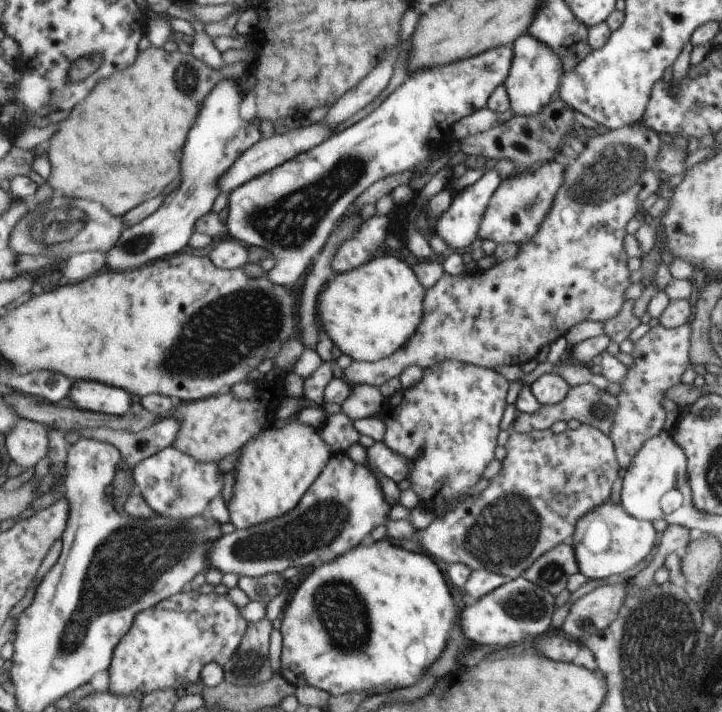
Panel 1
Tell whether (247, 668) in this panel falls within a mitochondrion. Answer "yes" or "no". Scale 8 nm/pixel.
yes

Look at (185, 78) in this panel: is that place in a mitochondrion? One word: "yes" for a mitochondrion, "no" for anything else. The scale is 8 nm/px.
yes

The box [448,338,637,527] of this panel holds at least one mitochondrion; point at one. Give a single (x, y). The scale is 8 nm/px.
(598, 410)

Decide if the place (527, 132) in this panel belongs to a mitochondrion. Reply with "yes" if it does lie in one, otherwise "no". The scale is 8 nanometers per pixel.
no

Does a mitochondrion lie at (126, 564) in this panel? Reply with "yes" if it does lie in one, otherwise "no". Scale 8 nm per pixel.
yes

